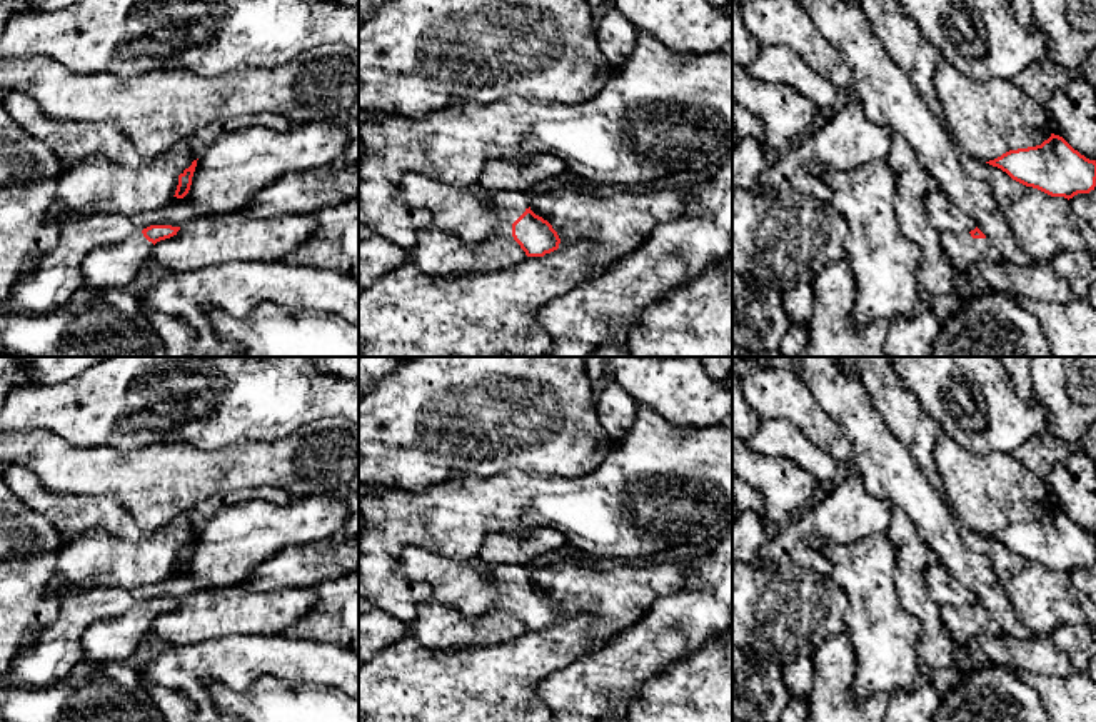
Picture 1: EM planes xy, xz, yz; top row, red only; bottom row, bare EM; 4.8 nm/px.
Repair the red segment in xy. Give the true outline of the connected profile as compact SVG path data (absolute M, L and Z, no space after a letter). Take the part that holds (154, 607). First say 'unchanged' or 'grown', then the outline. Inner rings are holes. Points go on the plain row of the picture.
grown | M150 599L110 620L98 620L82 635L83 660L135 662L138 644L157 615L177 609L180 600Z

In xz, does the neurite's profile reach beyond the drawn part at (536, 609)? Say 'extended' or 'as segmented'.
extended

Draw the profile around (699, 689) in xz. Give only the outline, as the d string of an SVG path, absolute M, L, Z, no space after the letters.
M732 617L722 637L647 682L629 704L627 722L732 722Z

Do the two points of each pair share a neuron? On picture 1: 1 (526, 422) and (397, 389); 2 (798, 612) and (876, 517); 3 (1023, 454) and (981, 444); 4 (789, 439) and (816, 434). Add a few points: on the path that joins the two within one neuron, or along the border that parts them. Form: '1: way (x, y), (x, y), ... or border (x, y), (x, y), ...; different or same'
1: way (494, 407), (429, 407); same
2: way (798, 581), (798, 566), (844, 519); same
3: border (1043, 429), (1011, 454); different
4: border (766, 421), (789, 421), (813, 444), (834, 459); different

